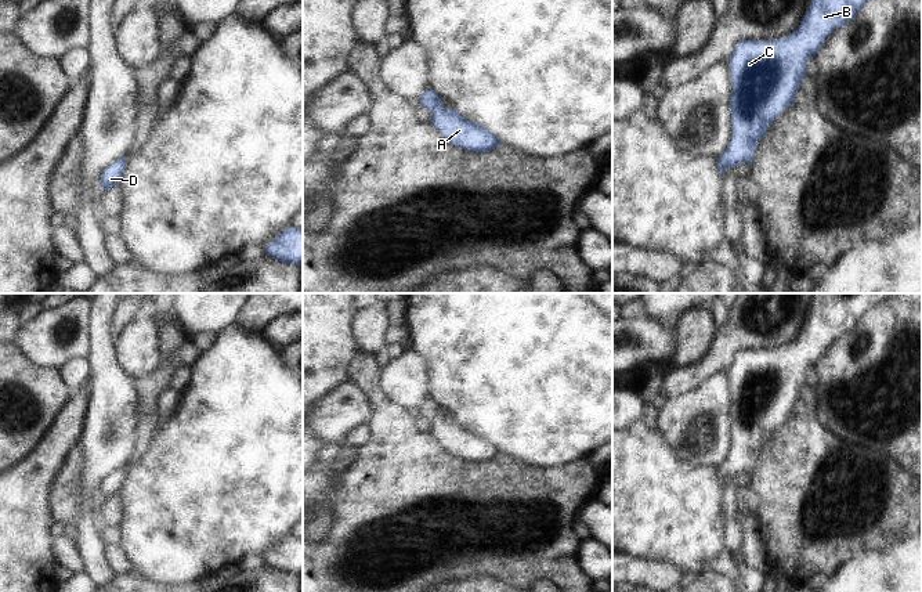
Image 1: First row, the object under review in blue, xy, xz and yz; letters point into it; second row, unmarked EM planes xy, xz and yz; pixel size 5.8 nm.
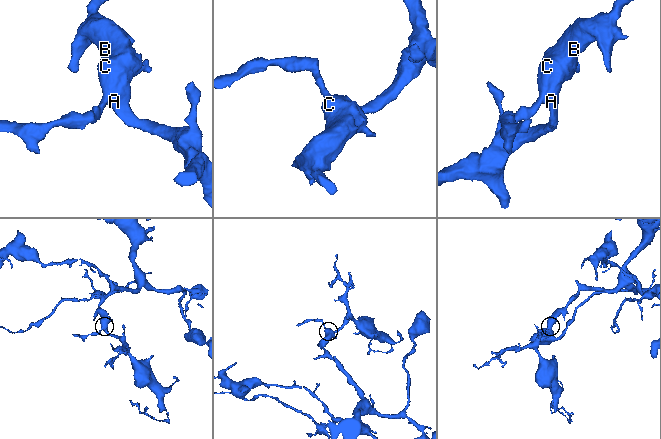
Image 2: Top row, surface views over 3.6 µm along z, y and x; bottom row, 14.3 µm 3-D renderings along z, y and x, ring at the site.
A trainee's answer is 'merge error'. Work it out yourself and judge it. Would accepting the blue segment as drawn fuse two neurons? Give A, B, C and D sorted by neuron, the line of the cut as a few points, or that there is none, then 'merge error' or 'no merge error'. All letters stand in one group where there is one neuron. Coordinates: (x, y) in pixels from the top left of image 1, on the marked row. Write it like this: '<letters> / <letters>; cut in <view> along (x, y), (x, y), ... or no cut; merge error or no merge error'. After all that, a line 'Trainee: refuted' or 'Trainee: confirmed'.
A B C D; no cut; no merge error
Trainee: refuted

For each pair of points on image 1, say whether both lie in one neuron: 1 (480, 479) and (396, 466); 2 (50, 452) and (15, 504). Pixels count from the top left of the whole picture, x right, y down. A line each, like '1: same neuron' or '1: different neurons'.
1: same neuron
2: same neuron

